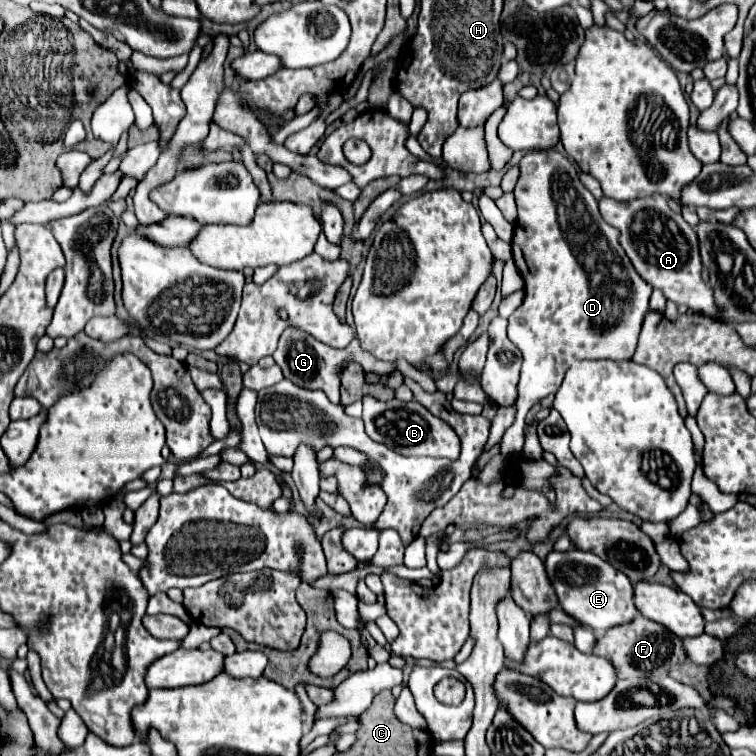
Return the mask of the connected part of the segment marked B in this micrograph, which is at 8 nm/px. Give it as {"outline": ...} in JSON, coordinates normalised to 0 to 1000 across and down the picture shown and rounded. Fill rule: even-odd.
{"outline":[[[480,525],[480,557],[485,575],[512,589],[528,602],[536,604],[589,604],[597,610],[607,607],[607,578],[602,578],[602,570],[589,560],[581,557],[581,552],[565,546],[560,536],[552,536],[552,530],[496,530],[493,525]]]}

